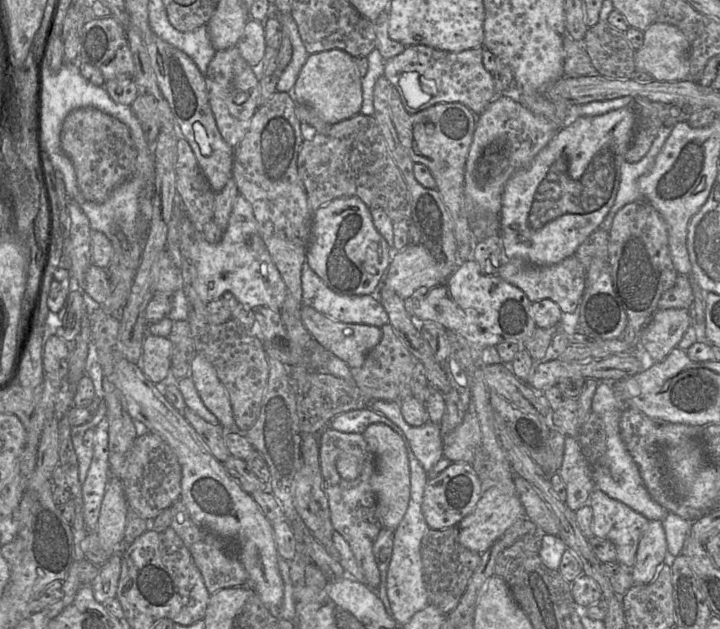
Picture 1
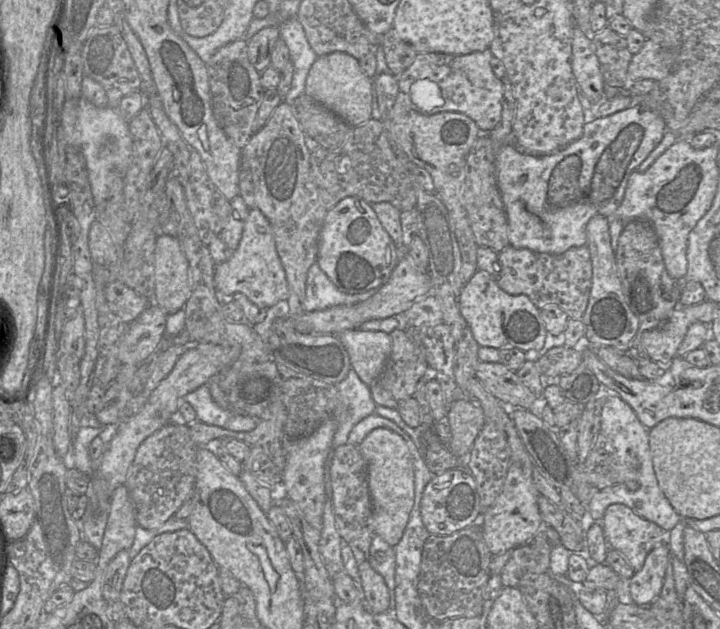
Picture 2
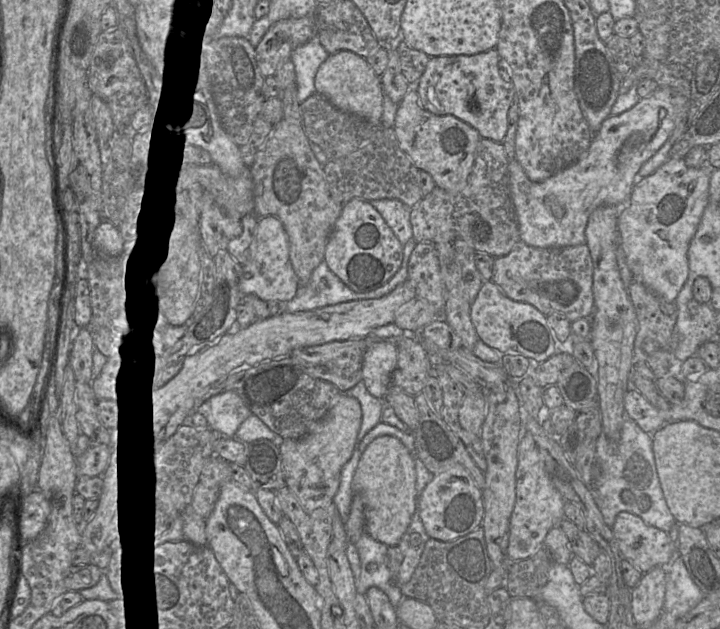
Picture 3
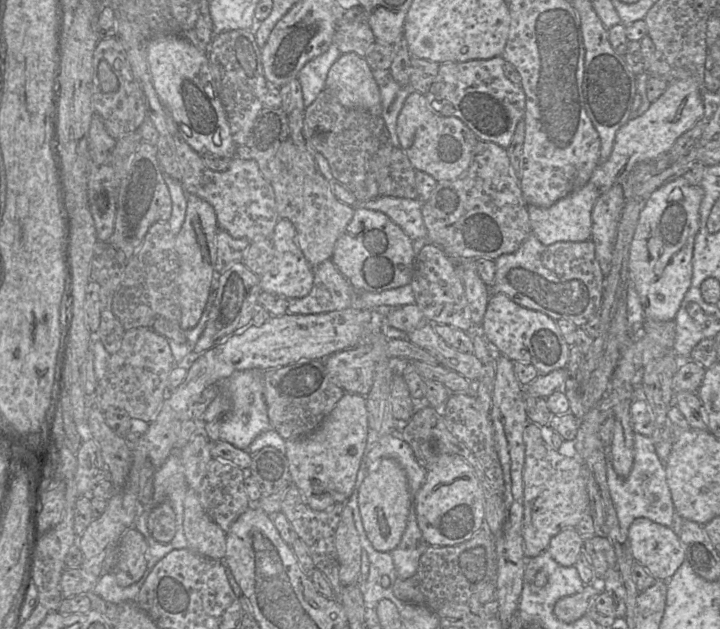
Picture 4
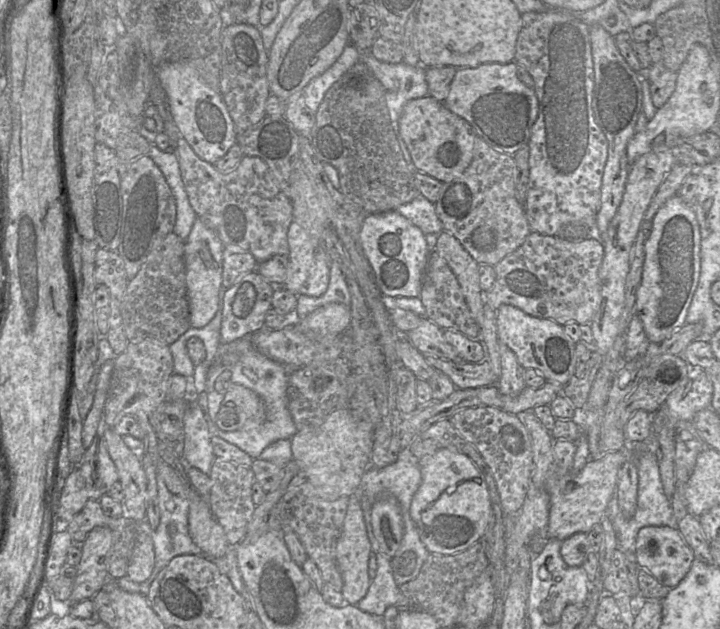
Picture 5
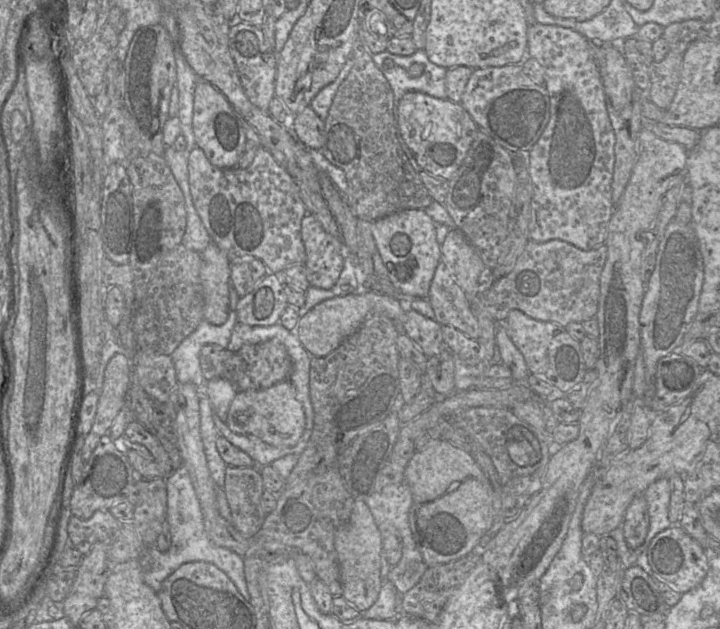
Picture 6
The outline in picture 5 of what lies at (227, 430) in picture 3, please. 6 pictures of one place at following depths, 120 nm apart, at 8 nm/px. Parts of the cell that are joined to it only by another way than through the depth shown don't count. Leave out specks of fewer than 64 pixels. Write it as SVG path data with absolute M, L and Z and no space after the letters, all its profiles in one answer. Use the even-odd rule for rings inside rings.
M250 336L241 337L235 341L232 341L228 344L222 344L220 346L219 358L209 368L206 377L205 391L208 396L209 415L209 417L206 417L206 420L208 422L211 436L218 436L228 443L236 445L239 449L246 452L254 460L258 459L262 452L274 442L282 439L291 440L291 438L297 433L297 428L288 409L287 388L290 367L285 367L284 365L259 352L257 349L255 349L249 337ZM234 384L242 385L254 391L261 398L264 403L264 420L262 422L247 422L241 430L225 432L220 430L215 422L225 395L229 388Z

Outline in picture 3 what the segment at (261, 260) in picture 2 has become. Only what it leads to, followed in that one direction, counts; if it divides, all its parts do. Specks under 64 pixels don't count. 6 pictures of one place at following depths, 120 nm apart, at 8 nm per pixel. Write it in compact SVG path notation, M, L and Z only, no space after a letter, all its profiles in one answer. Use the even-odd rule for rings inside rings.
M271 216L259 218L256 237L251 245L248 262L242 265L239 289L243 295L254 294L263 300L289 302L300 288L289 257L289 240L282 222Z

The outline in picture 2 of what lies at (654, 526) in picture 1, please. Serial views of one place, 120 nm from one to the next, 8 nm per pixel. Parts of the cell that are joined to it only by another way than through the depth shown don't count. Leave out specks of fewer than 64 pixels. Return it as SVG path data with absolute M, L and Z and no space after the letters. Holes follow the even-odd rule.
M663 543L649 552L643 568L627 582L627 593L638 606L649 606L659 596L670 558L670 550Z

